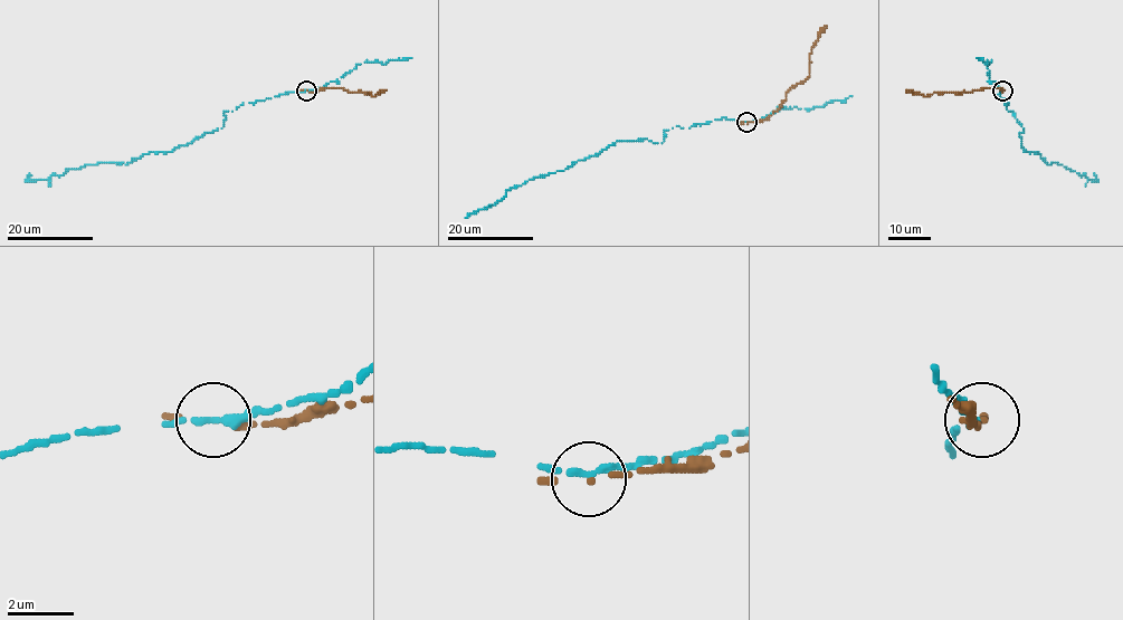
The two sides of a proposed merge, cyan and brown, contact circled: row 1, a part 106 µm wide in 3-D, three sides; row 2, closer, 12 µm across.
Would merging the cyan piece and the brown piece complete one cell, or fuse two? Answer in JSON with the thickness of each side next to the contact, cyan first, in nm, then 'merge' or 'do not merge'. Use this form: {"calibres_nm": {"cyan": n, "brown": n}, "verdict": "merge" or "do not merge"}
{"calibres_nm": {"cyan": 200, "brown": 150}, "verdict": "do not merge"}

